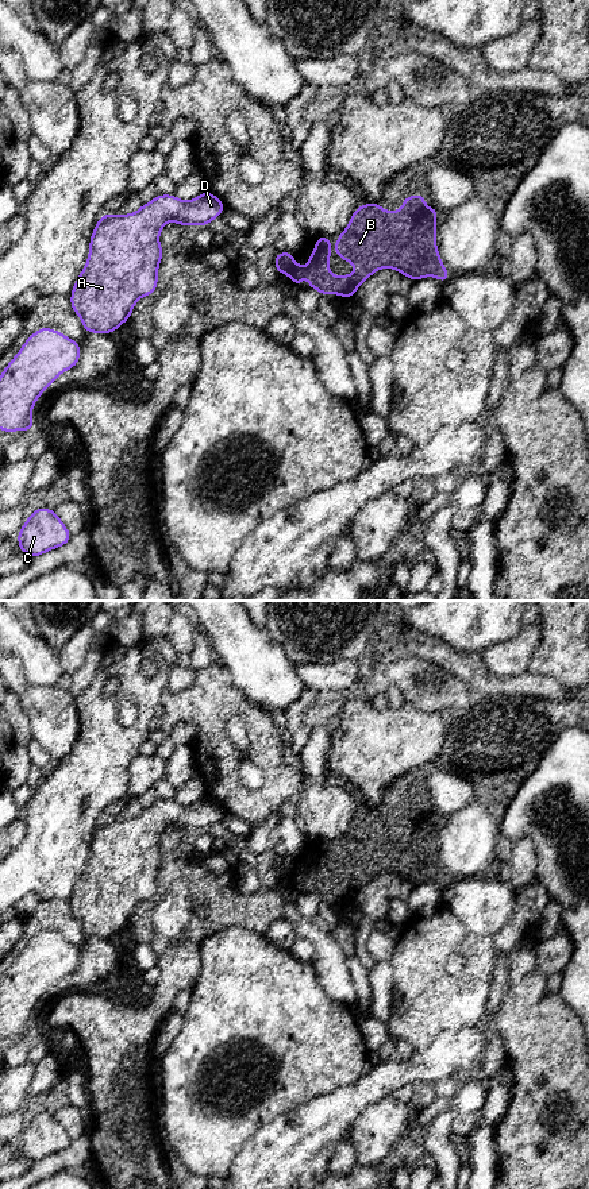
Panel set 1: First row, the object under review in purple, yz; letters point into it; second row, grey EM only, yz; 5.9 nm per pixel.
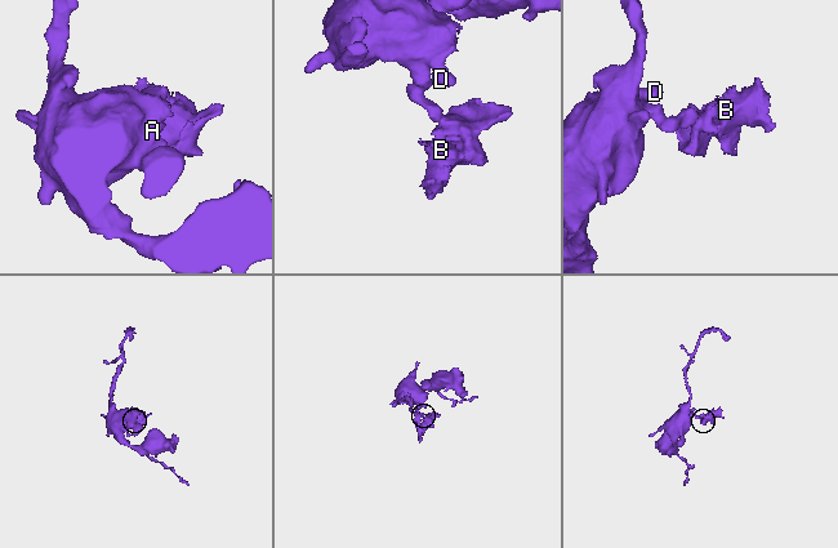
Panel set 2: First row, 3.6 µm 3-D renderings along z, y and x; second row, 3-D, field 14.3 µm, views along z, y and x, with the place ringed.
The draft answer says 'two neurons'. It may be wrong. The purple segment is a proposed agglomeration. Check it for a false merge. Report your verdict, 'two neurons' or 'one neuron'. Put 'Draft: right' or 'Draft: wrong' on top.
Draft: right
two neurons

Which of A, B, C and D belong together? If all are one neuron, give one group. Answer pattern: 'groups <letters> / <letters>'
groups A C D / B

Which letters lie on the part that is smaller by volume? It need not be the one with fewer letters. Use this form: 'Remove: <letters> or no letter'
Remove: B

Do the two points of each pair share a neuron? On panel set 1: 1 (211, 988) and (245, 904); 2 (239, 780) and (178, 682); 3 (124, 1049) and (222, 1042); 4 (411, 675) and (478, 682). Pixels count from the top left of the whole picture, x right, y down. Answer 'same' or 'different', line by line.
1: different
2: different
3: different
4: different

